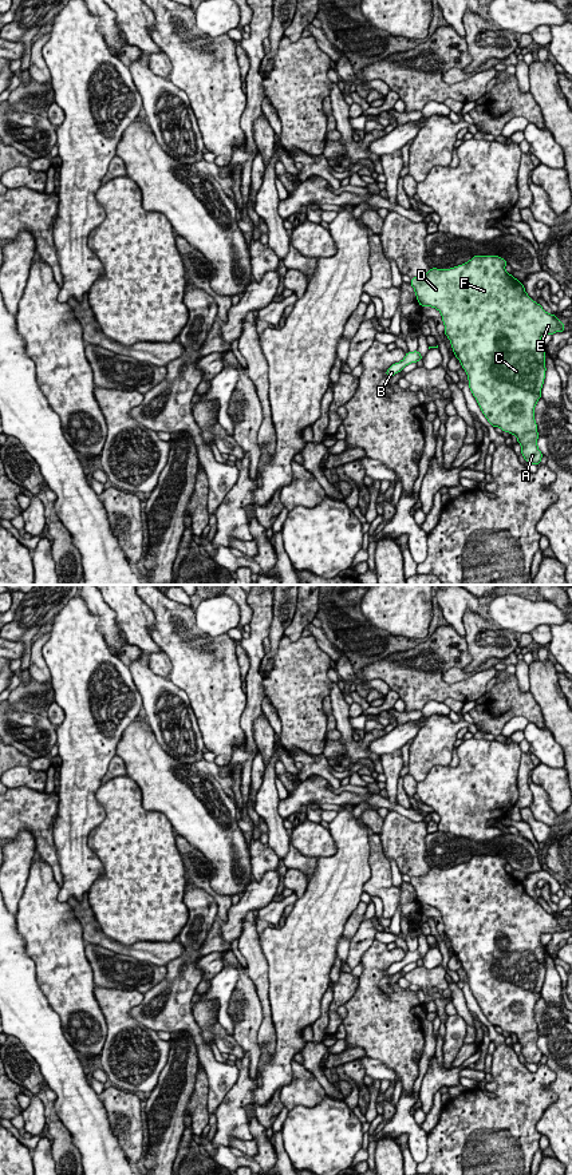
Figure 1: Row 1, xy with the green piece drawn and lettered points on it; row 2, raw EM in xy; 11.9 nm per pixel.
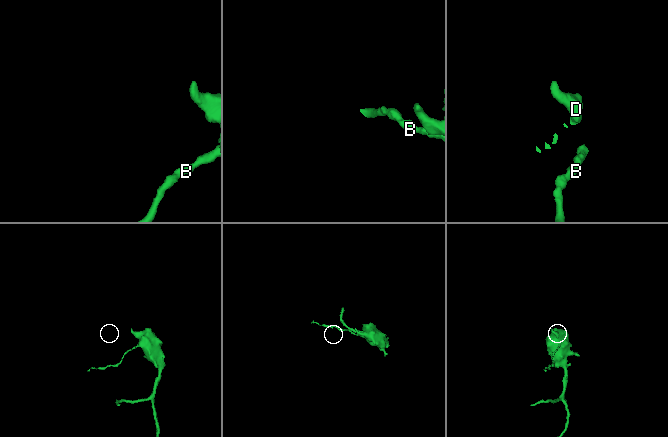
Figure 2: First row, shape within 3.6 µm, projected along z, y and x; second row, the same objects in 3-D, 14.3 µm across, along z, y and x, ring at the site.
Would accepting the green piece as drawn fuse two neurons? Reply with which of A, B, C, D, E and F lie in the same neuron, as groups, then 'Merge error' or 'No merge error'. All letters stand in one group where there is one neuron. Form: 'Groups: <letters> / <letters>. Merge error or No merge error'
Groups: A B C D E F. No merge error

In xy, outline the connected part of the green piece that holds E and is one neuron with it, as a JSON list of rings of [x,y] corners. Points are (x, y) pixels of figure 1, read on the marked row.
[[[474,256],[466,264],[450,269],[433,268],[422,277],[413,277],[411,286],[421,306],[433,306],[441,312],[445,335],[450,340],[454,356],[468,373],[469,388],[488,422],[493,427],[516,435],[525,462],[539,466],[543,454],[537,447],[534,407],[541,397],[547,371],[541,336],[563,332],[565,327],[556,314],[547,313],[526,294],[521,281],[505,270],[506,264],[498,256]]]

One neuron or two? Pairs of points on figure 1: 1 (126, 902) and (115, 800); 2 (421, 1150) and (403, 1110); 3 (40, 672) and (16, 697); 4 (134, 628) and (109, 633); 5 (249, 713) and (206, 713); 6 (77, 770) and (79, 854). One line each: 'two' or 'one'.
1: one
2: one
3: two
4: two
5: two
6: one

